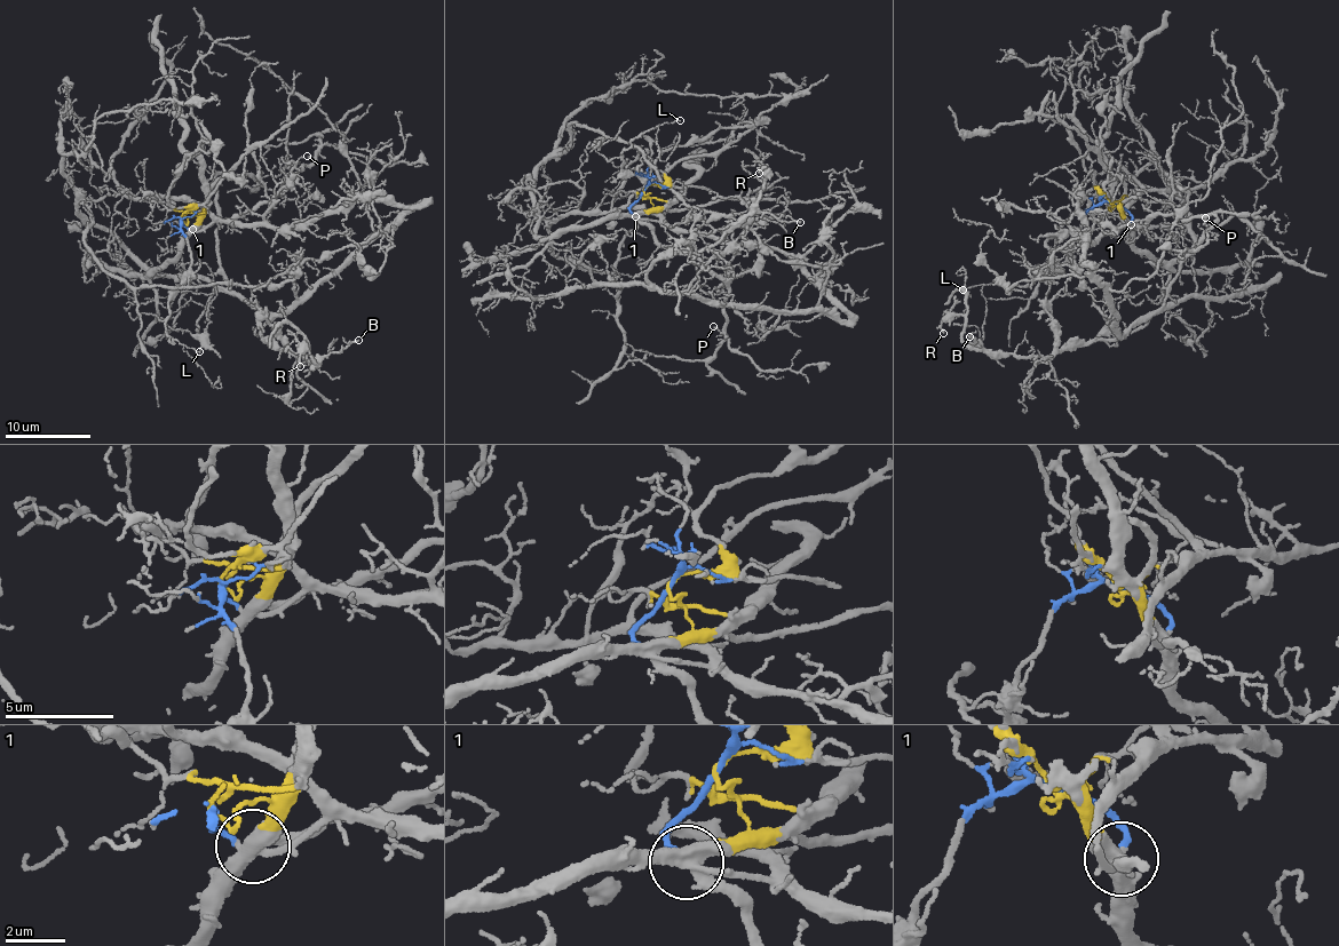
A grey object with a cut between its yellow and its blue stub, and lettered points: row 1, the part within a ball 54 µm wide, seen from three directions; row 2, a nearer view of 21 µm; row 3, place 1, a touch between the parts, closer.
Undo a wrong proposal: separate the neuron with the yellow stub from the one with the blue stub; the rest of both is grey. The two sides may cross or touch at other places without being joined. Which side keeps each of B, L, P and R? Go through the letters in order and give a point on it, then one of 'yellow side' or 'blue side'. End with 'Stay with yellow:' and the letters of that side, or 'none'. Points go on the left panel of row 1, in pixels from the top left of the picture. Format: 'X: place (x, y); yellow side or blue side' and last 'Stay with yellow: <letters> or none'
B: place (358, 340); blue side
L: place (199, 351); blue side
P: place (307, 156); yellow side
R: place (300, 366); blue side
Stay with yellow: P

